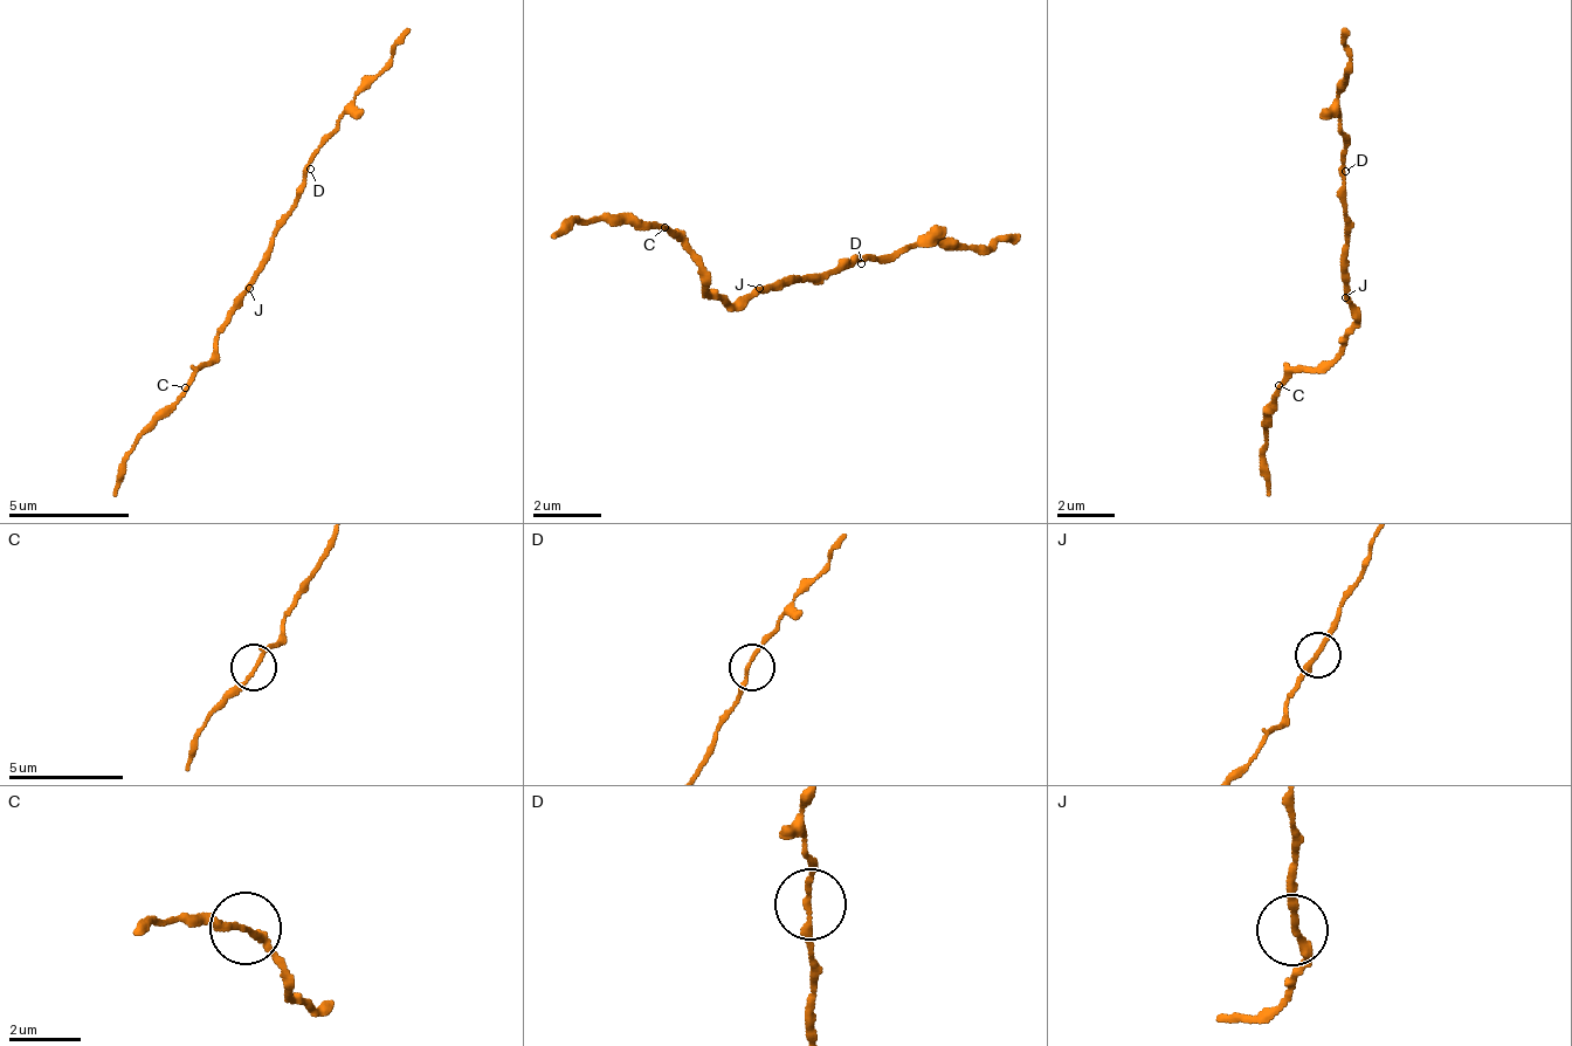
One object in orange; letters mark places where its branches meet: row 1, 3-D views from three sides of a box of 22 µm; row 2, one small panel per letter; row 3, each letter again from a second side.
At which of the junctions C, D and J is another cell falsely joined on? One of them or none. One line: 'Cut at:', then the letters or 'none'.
Cut at: none

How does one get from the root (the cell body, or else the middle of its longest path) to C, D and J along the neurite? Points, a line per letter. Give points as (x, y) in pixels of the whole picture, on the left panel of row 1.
C: (262, 269), (245, 287), (245, 304), (219, 336), (209, 359), (183, 389)
D: (262, 269), (262, 250), (274, 233), (274, 221), (292, 204), (310, 169)
J: (262, 269), (249, 288)

